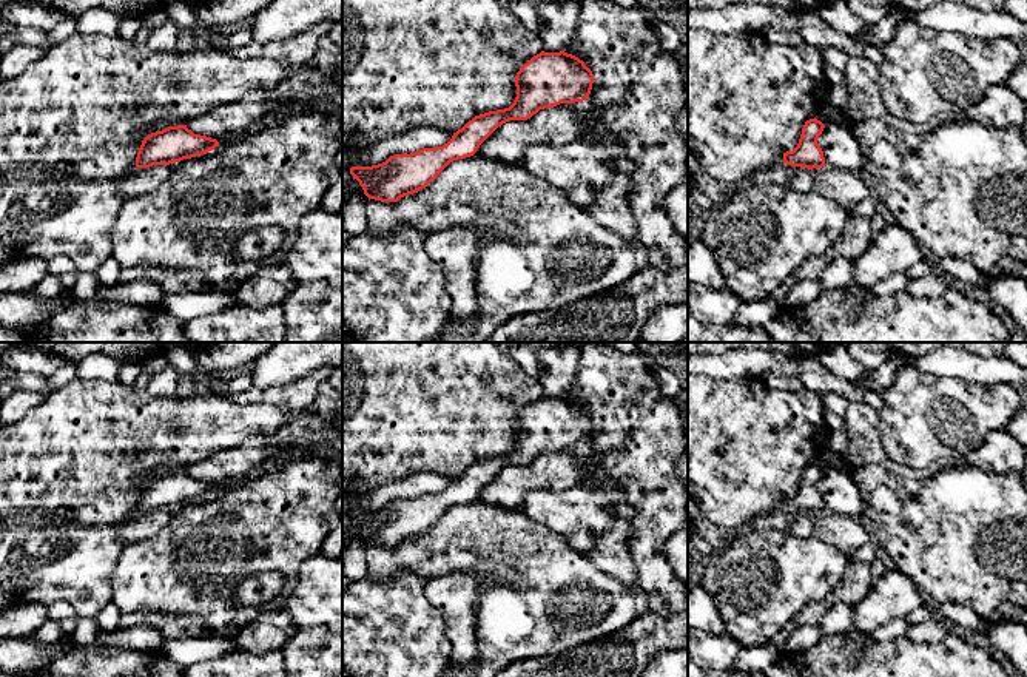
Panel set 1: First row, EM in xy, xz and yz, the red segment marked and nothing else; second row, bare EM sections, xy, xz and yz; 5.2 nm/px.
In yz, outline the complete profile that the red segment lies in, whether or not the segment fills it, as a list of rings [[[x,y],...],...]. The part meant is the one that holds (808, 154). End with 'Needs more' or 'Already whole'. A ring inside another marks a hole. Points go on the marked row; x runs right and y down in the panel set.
[[[814,119],[805,122],[797,147],[793,151],[783,153],[783,163],[800,168],[822,168],[825,157],[820,145],[817,143],[825,125]]]. Already whole

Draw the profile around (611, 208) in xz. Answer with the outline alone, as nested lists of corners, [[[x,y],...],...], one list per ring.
[[[618,173],[606,182],[595,200],[586,207],[586,211],[600,225],[629,239],[637,233],[637,221],[629,205],[631,185],[632,177]]]

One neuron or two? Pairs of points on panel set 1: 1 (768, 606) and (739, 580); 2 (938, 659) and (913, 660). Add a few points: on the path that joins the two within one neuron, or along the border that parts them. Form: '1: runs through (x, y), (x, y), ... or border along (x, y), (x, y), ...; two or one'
1: runs through (760, 599), (747, 585); one
2: runs through (932, 660), (919, 660); one

